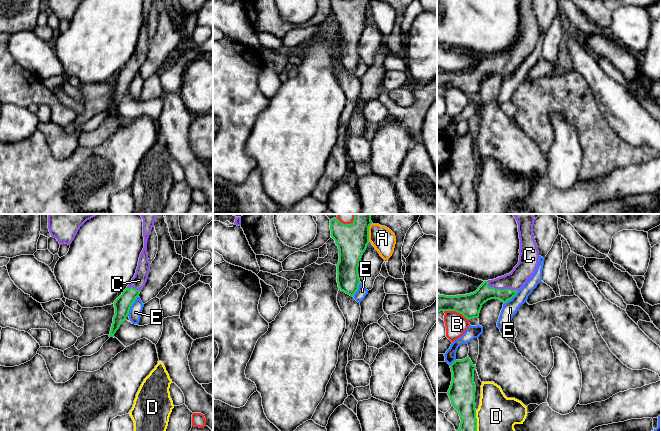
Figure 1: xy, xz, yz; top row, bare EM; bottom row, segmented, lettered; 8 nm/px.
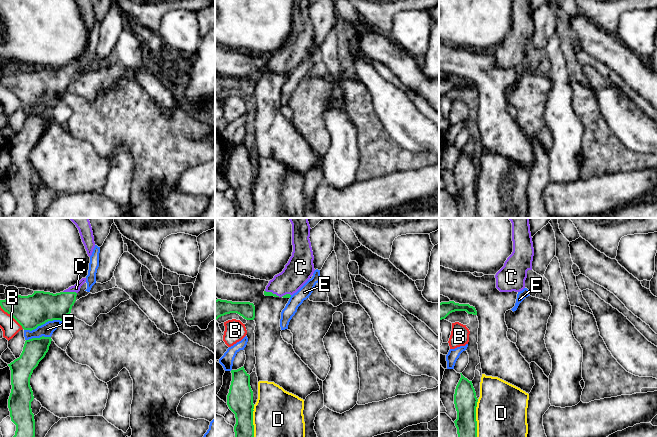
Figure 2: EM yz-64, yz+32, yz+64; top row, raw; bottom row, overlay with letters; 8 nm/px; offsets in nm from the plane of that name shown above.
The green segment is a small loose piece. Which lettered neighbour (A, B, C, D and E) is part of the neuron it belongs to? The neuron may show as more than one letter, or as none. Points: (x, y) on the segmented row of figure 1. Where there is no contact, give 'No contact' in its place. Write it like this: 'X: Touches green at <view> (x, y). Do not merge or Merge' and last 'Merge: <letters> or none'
A: Touches green at xz (368, 232). Do not merge
B: Touches green at yz (456, 311). Do not merge
C: Touches green at yz (500, 289). Merge
D: Touches green at yz (476, 420). Do not merge
E: Touches green at xy (131, 305). Do not merge
Merge: C

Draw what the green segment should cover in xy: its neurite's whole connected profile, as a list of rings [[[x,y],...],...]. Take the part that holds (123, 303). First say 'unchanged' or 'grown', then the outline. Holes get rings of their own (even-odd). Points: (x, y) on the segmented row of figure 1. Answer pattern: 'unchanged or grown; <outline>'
grown; [[[158,214],[138,215],[140,215],[143,219],[144,248],[140,254],[134,277],[132,278],[127,288],[114,302],[115,315],[113,317],[113,323],[109,337],[114,337],[114,334],[119,329],[120,325],[125,321],[132,304],[136,298],[139,297],[141,290],[145,286],[150,271],[150,262],[147,253],[147,241],[152,227],[154,226],[154,220]]]

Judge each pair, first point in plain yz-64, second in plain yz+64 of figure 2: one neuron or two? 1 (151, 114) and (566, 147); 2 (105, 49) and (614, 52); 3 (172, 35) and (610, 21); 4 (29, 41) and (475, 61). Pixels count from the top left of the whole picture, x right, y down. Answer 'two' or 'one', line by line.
1: two
2: two
3: two
4: two

